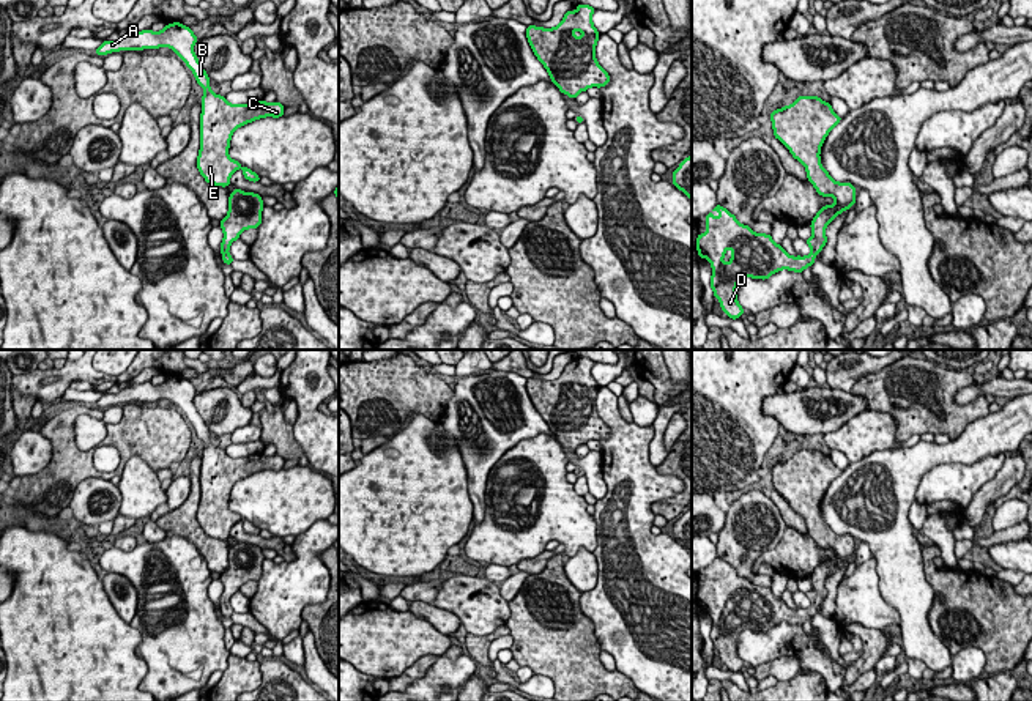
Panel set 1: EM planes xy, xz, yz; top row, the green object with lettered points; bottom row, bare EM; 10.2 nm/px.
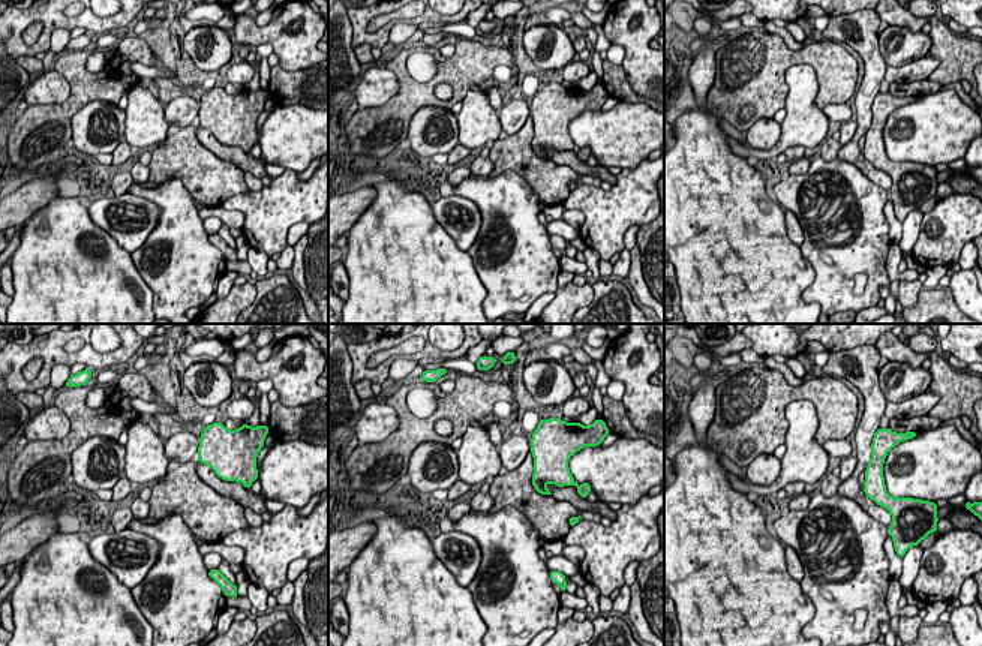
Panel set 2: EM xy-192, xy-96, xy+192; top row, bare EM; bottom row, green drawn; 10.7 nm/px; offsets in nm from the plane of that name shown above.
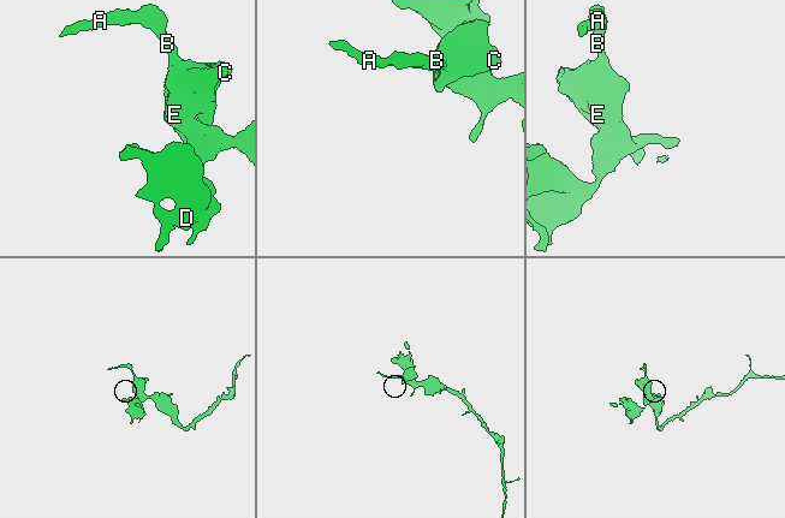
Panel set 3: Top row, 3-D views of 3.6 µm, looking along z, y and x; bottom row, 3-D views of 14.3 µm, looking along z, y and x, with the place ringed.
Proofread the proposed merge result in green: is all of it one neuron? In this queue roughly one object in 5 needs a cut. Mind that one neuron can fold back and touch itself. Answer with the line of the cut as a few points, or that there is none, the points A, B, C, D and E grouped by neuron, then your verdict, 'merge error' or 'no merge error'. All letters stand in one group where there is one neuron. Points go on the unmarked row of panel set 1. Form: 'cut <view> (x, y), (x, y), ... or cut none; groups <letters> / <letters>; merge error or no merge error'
cut none; groups A B C D E; no merge error

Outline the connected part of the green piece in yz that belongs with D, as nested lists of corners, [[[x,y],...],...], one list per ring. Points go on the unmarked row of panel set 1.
[[[800,447],[793,457],[772,463],[770,474],[774,490],[805,520],[818,548],[832,550],[835,556],[824,558],[813,570],[813,588],[805,592],[811,606],[805,610],[789,608],[770,588],[752,584],[718,556],[706,567],[706,586],[698,588],[695,602],[711,616],[711,641],[733,673],[744,666],[736,647],[742,630],[766,633],[781,622],[804,625],[827,595],[826,580],[856,556],[857,542],[851,536],[835,534],[821,517],[821,498],[841,474],[829,455]]]

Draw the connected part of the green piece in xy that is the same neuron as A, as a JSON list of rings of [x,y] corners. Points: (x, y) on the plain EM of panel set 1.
[[[173,375],[161,384],[150,381],[132,384],[117,394],[104,394],[95,406],[104,410],[120,403],[143,403],[170,400],[186,419],[192,424],[197,436],[203,441],[202,466],[200,466],[200,503],[197,509],[197,521],[206,536],[227,540],[230,529],[238,521],[249,534],[260,534],[260,529],[238,514],[228,509],[230,491],[233,485],[255,473],[284,468],[285,460],[280,455],[254,454],[247,457],[230,457],[225,449],[216,447],[210,441],[211,432],[195,410],[194,397],[197,395],[194,384]]]

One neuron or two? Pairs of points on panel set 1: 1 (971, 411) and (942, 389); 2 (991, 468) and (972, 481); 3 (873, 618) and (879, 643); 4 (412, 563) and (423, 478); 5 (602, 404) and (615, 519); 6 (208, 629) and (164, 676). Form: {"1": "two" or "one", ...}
{"1": "one", "2": "one", "3": "two", "4": "one", "5": "one", "6": "one"}

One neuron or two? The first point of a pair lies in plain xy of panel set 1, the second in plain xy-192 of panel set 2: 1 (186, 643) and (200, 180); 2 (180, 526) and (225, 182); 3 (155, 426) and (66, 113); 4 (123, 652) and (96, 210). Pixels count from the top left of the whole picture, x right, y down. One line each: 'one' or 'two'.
1: two
2: one
3: one
4: two

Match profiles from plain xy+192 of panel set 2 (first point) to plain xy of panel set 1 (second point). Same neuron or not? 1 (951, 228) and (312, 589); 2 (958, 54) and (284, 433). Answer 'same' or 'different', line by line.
1: same
2: same

